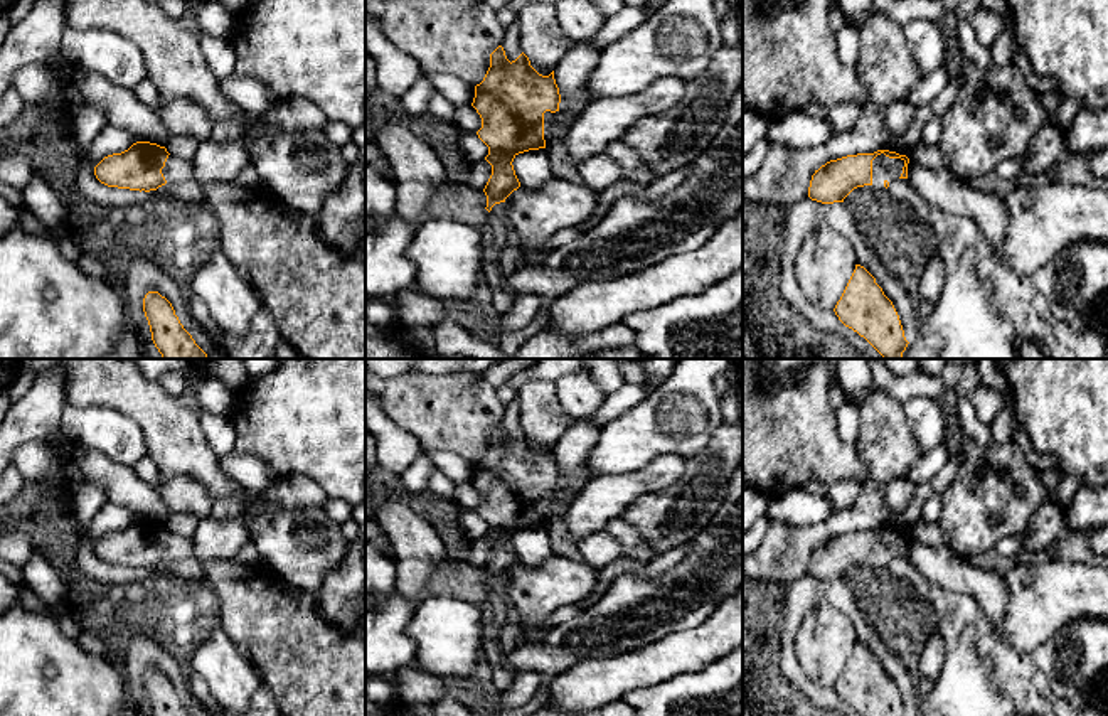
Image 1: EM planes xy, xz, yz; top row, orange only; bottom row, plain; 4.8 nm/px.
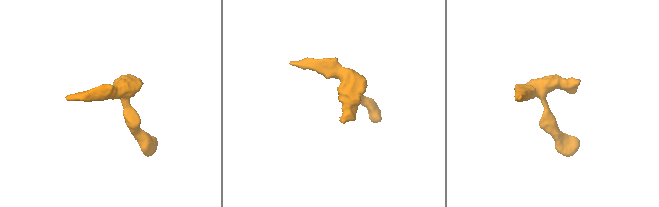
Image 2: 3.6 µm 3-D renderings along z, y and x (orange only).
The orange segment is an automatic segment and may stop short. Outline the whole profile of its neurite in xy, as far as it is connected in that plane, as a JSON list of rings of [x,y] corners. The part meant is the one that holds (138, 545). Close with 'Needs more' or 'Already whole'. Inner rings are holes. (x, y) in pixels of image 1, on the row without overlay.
[[[136,519],[121,531],[104,534],[94,544],[94,553],[108,564],[140,569],[157,568],[165,561],[182,564],[195,558],[217,593],[222,630],[254,664],[263,679],[263,696],[273,701],[281,716],[365,716],[365,637],[333,627],[317,608],[313,595],[286,585],[264,564],[249,568],[234,559],[199,559],[192,537],[180,537],[150,519]]]. Needs more

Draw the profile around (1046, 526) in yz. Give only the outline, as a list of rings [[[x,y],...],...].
[[[1046,500],[1029,519],[1020,537],[1025,551],[1039,553],[1054,546],[1066,532],[1064,509],[1054,500]]]

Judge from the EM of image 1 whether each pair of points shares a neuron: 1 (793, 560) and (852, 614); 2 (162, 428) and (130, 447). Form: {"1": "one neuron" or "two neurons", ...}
{"1": "two neurons", "2": "two neurons"}

